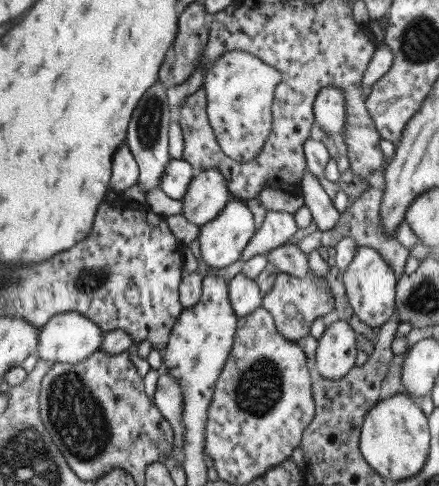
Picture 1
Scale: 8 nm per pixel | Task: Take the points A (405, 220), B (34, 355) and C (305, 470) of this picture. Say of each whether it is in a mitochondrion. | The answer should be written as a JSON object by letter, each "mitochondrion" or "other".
{"A":"other","B":"other","C":"other"}

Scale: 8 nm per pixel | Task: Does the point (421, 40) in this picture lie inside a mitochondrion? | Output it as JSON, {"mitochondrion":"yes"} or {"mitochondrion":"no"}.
{"mitochondrion":"yes"}

